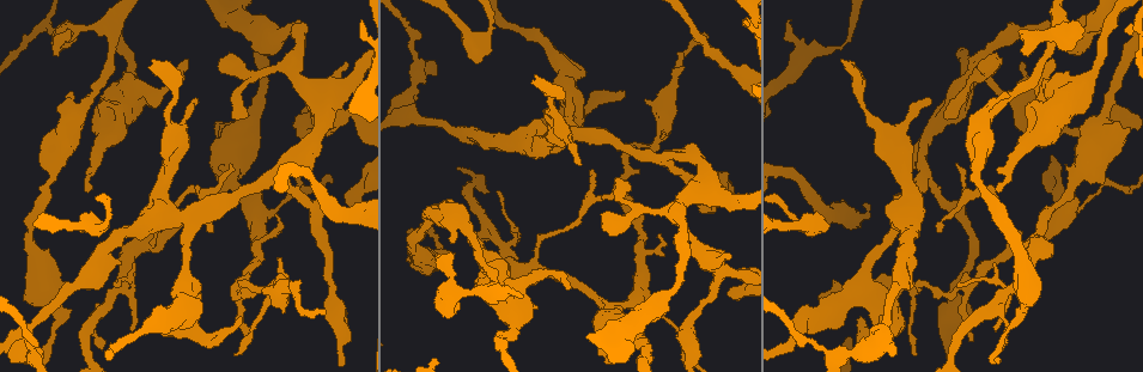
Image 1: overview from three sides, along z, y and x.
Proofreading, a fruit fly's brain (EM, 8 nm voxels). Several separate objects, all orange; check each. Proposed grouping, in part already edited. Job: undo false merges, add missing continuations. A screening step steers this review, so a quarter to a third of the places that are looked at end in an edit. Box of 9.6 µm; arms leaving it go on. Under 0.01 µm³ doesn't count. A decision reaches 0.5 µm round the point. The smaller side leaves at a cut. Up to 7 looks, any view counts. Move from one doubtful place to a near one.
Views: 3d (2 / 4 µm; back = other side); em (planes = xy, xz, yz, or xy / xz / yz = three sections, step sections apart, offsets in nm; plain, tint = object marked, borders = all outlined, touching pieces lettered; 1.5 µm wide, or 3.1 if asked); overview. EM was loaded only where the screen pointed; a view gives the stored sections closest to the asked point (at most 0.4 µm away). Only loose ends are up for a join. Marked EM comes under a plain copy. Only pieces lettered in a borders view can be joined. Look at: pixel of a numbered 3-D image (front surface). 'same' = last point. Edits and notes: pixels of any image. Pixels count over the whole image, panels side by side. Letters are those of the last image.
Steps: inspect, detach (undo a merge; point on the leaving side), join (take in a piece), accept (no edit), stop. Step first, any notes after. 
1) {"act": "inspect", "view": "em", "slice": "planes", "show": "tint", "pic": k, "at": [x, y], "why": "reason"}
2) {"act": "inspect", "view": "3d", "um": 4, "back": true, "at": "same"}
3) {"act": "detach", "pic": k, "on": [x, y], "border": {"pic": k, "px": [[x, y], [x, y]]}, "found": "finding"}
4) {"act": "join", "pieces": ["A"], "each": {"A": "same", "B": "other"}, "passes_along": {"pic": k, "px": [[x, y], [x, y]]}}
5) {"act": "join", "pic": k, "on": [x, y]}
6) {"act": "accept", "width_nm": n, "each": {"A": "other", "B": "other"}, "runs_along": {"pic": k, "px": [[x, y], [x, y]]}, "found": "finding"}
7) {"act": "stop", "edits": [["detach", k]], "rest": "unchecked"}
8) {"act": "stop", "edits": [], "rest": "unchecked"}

{"act": "inspect", "view": "3d", "um": 2, "back": true, "pic": 1, "at": [730, 296], "why": "free end"}

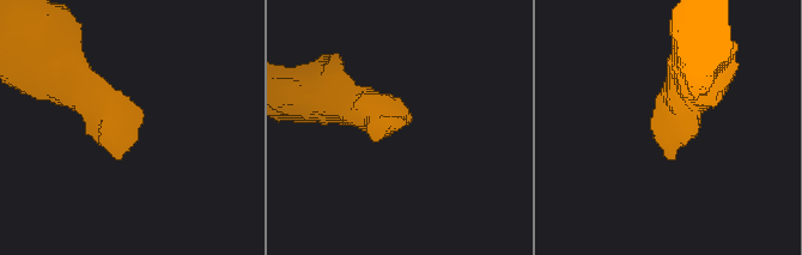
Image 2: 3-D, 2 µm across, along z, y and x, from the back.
{"act": "inspect", "view": "em", "slice": "planes", "show": "borders", "pic": 2, "at": [670, 158], "why": "now the EM"}

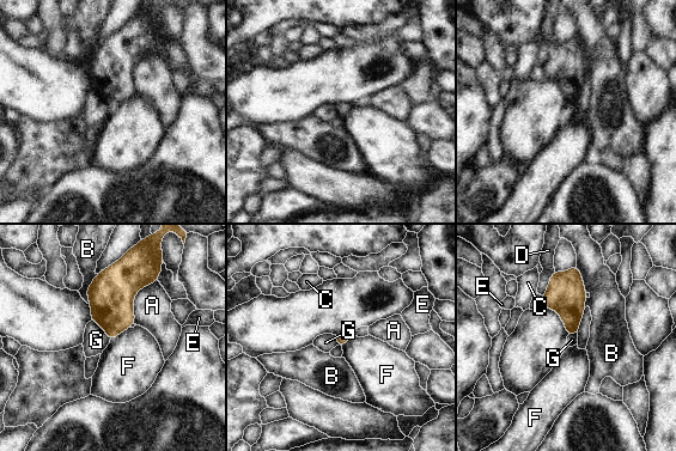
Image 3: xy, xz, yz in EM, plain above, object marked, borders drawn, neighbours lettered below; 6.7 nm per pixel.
{"act": "accept", "each": {"A": "other", "B": "other", "C": "other", "D": "other", "E": "other", "F": "other", "G": "other"}, "border": {"pic": 3, "px": [[129, 327], [110, 340]]}, "found": "no lettered piece goes on from it"}

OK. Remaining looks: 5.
{"act": "inspect", "view": "em", "slice": "yz", "step": 4, "show": "borders", "pic": 1, "at": [125, 288], "why": "thick turns thin"}

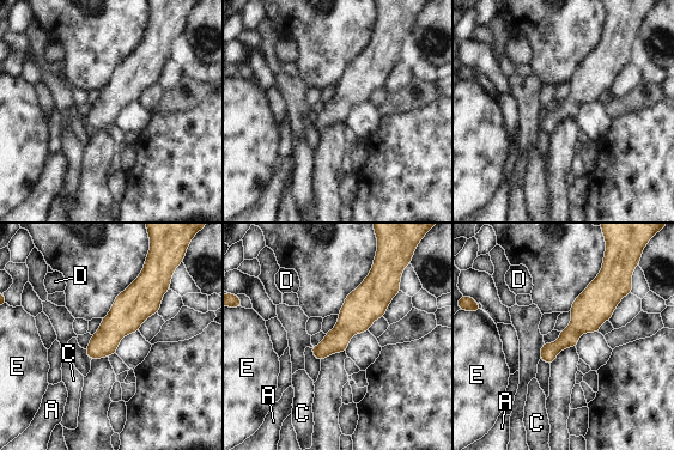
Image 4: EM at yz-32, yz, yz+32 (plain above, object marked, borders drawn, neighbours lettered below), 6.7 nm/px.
{"act": "inspect", "view": "em", "slice": "planes", "show": "borders", "at": "same", "why": "another direction"}

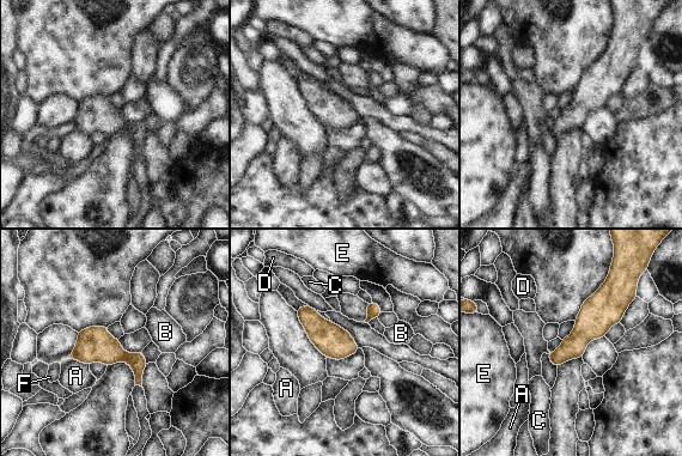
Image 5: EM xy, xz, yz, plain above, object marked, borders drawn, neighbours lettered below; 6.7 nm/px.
{"act": "accept", "longest_contact_nm": ["A", 160], "each": {"A": "other", "B": "other", "C": "other", "D": "other", "E": "other", "F": "other"}, "runs_along": {"pic": 5, "px": [[612, 283], [609, 303], [556, 363]]}, "found": "all the same neuron"}

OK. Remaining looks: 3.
{"act": "inspect", "view": "3d", "um": 4, "pic": 1, "at": [569, 284], "why": "an open end"}

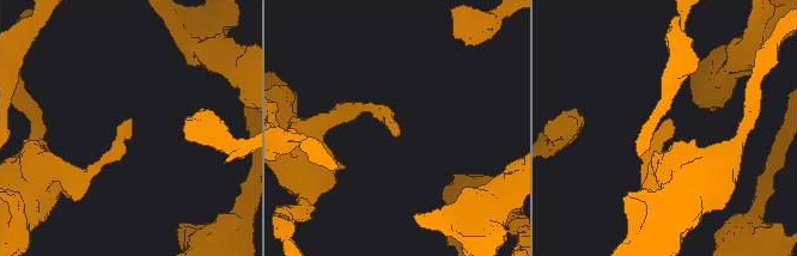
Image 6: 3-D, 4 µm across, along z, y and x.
{"act": "inspect", "view": "em", "slice": "xz", "step": 4, "show": "borders", "pic": 6, "at": [400, 130], "why": "now the EM"}

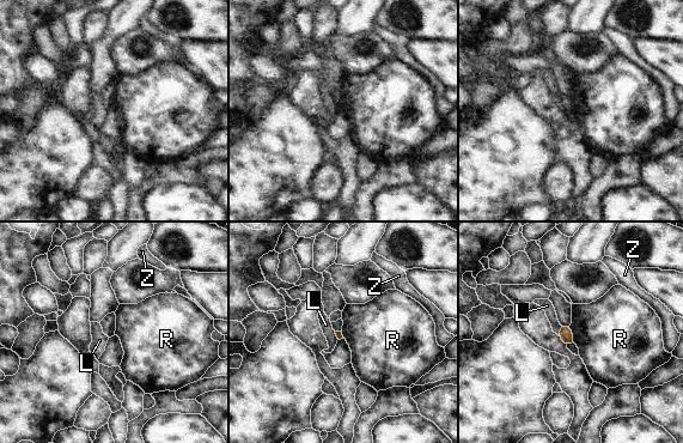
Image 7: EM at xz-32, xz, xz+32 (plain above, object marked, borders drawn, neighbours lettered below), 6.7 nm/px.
{"act": "inspect", "view": "em", "slice": "planes", "show": "borders", "at": "same"}

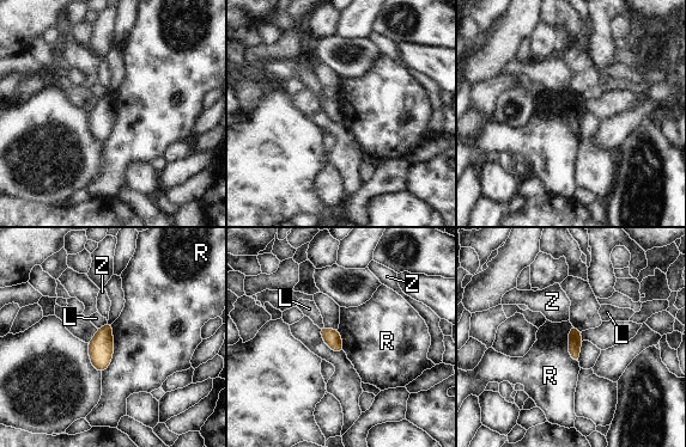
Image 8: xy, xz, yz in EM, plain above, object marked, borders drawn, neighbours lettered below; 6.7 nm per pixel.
{"act": "accept", "each": {"L": "other", "R": "other", "Z": "other"}, "border": {"pic": 8, "px": [[111, 324], [114, 353], [102, 373]]}, "found": "no lettered piece goes on from it"}

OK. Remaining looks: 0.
{"act": "stop", "edits": [], "rest": "unchecked"}

